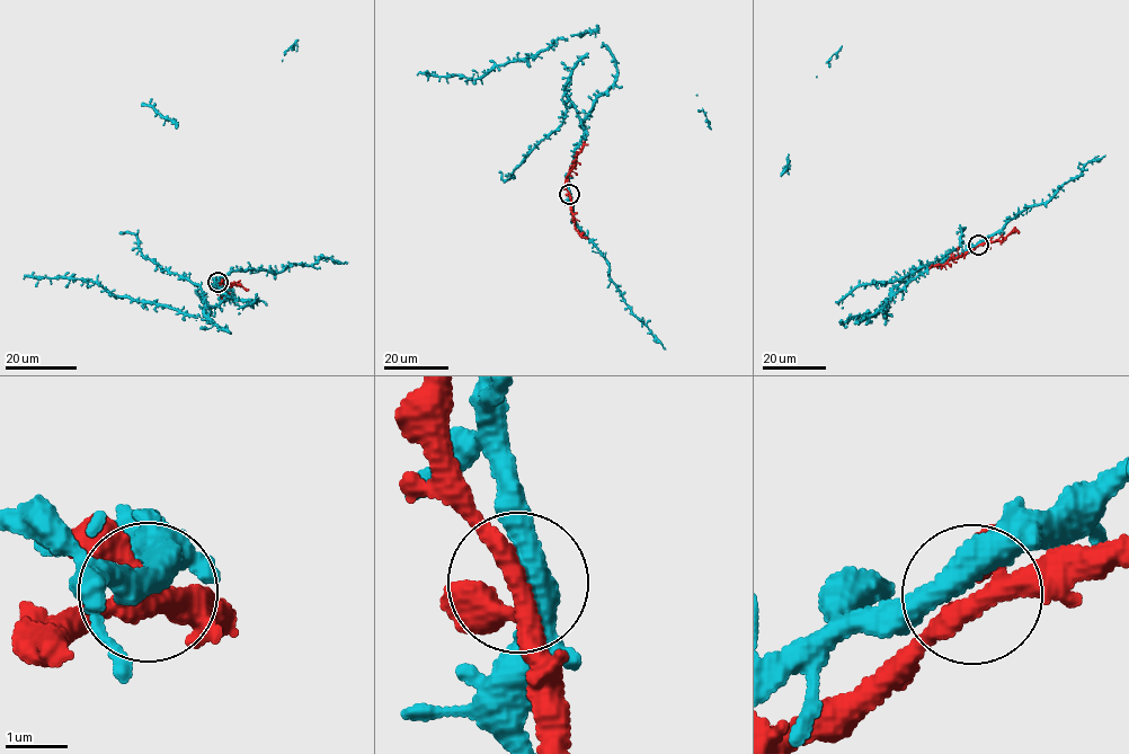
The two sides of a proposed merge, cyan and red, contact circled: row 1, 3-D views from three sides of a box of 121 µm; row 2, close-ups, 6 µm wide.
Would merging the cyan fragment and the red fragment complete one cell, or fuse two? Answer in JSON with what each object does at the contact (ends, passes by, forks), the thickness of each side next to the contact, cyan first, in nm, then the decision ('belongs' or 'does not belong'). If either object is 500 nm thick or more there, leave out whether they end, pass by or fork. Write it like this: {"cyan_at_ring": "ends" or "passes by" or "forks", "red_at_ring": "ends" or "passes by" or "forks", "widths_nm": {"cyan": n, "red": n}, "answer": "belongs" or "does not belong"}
{"cyan_at_ring": "passes by", "red_at_ring": "forks", "widths_nm": {"cyan": 440, "red": 280}, "answer": "belongs"}

